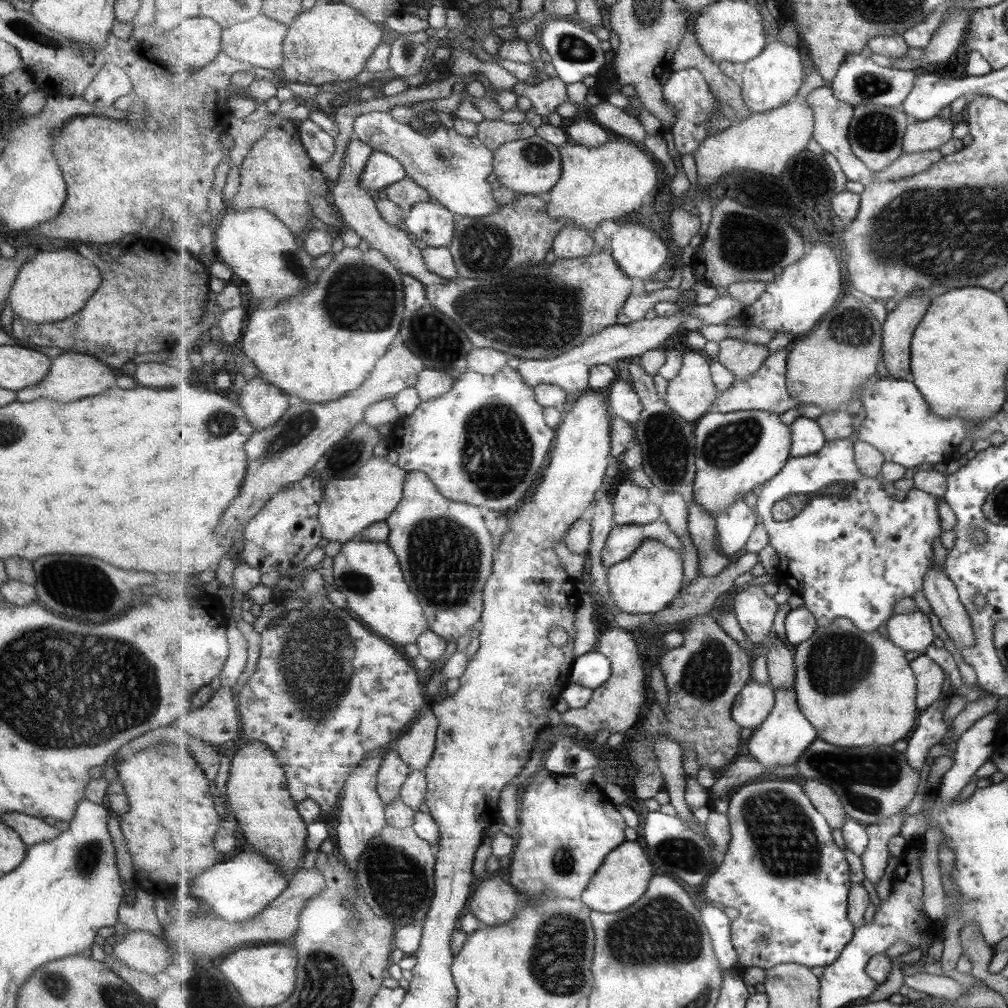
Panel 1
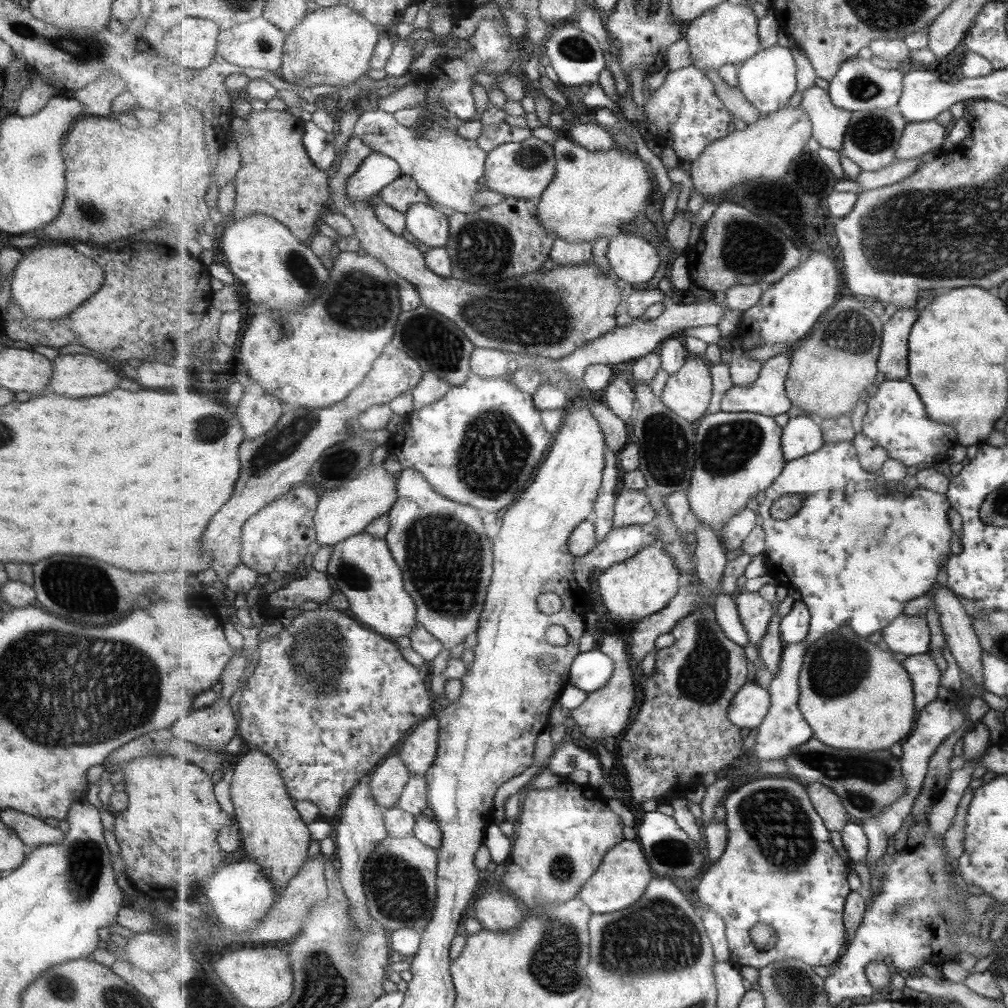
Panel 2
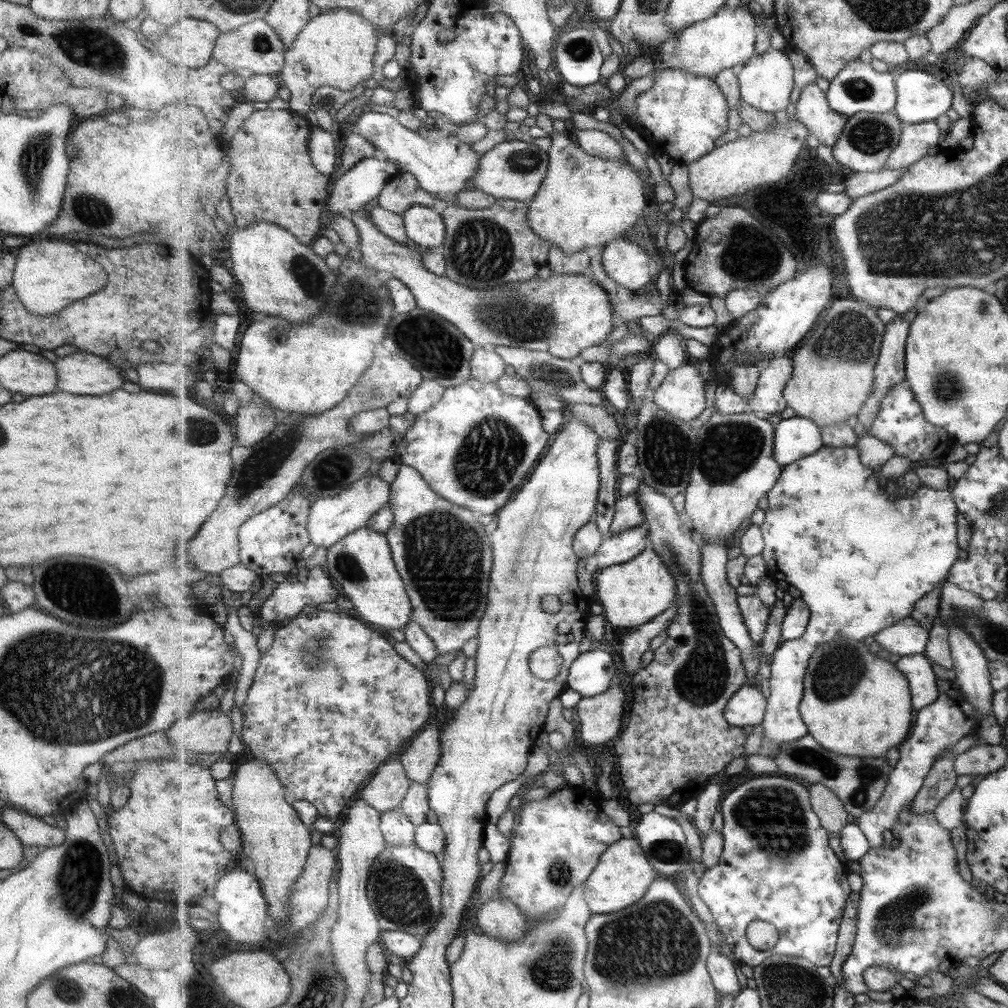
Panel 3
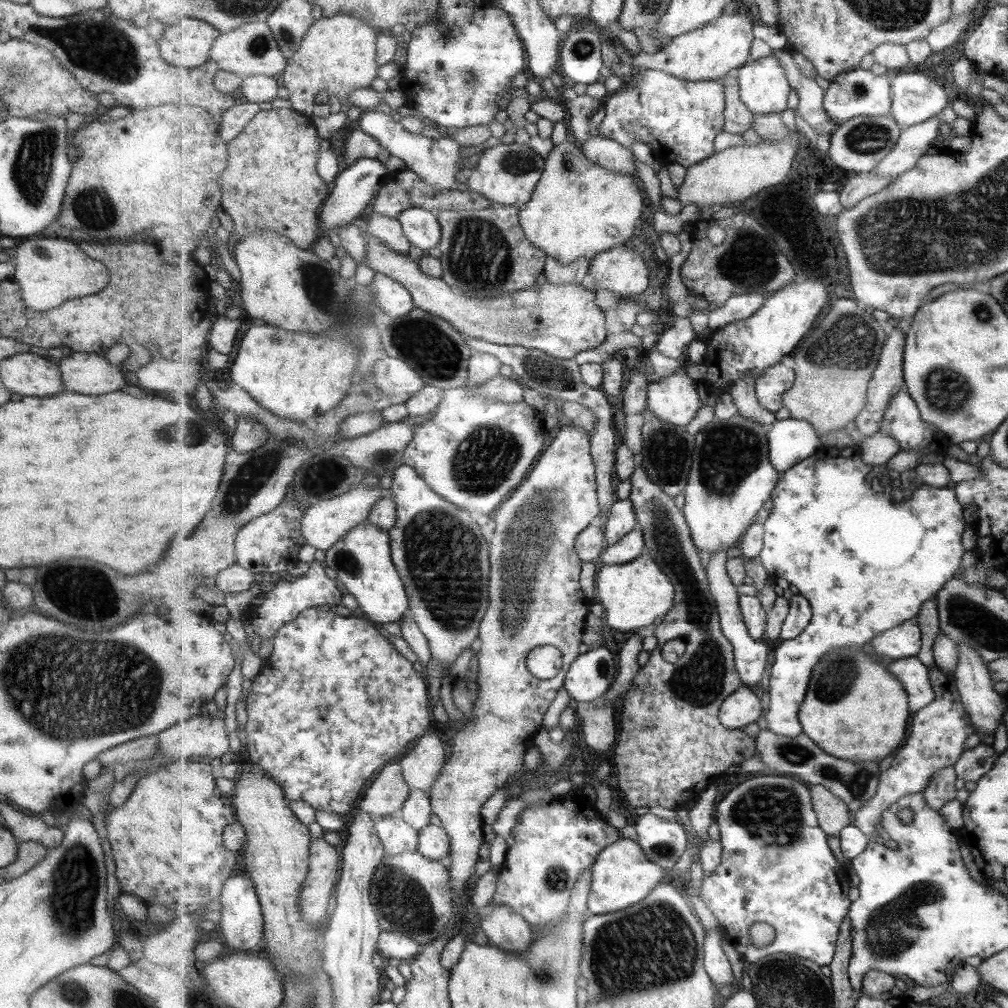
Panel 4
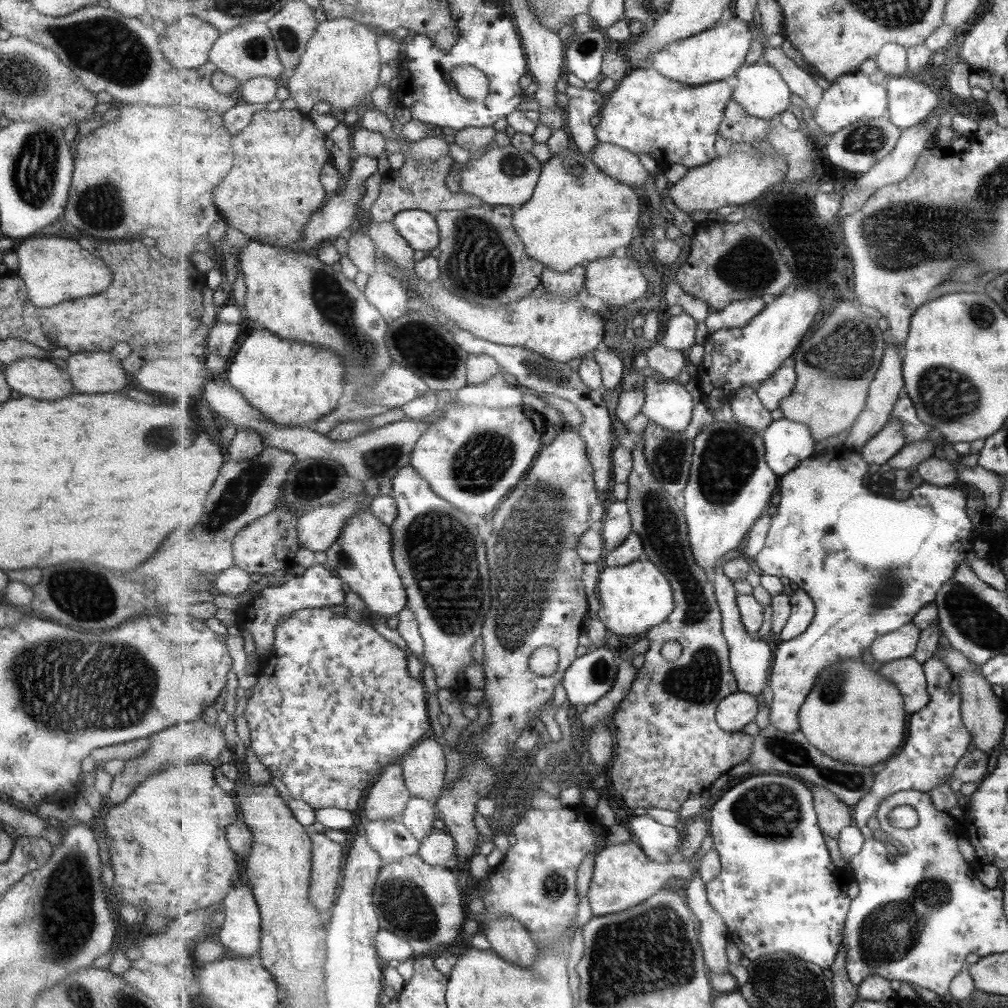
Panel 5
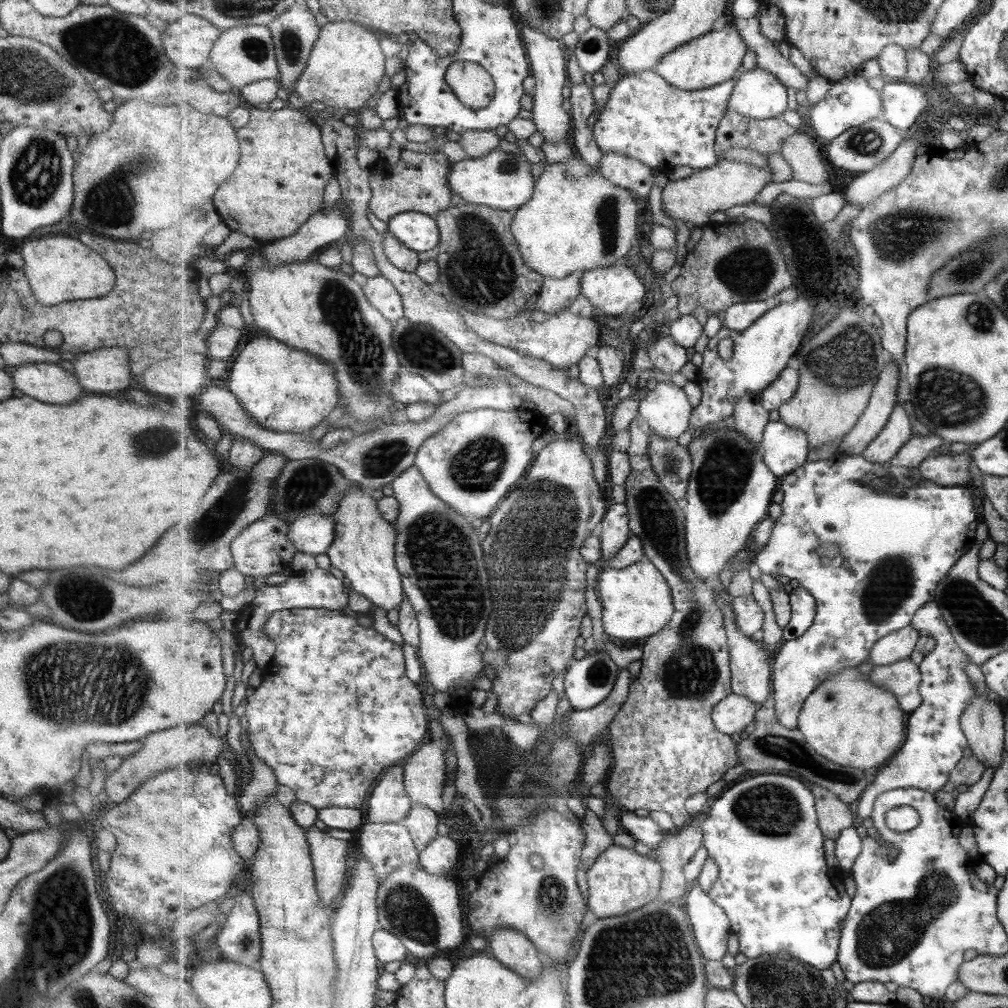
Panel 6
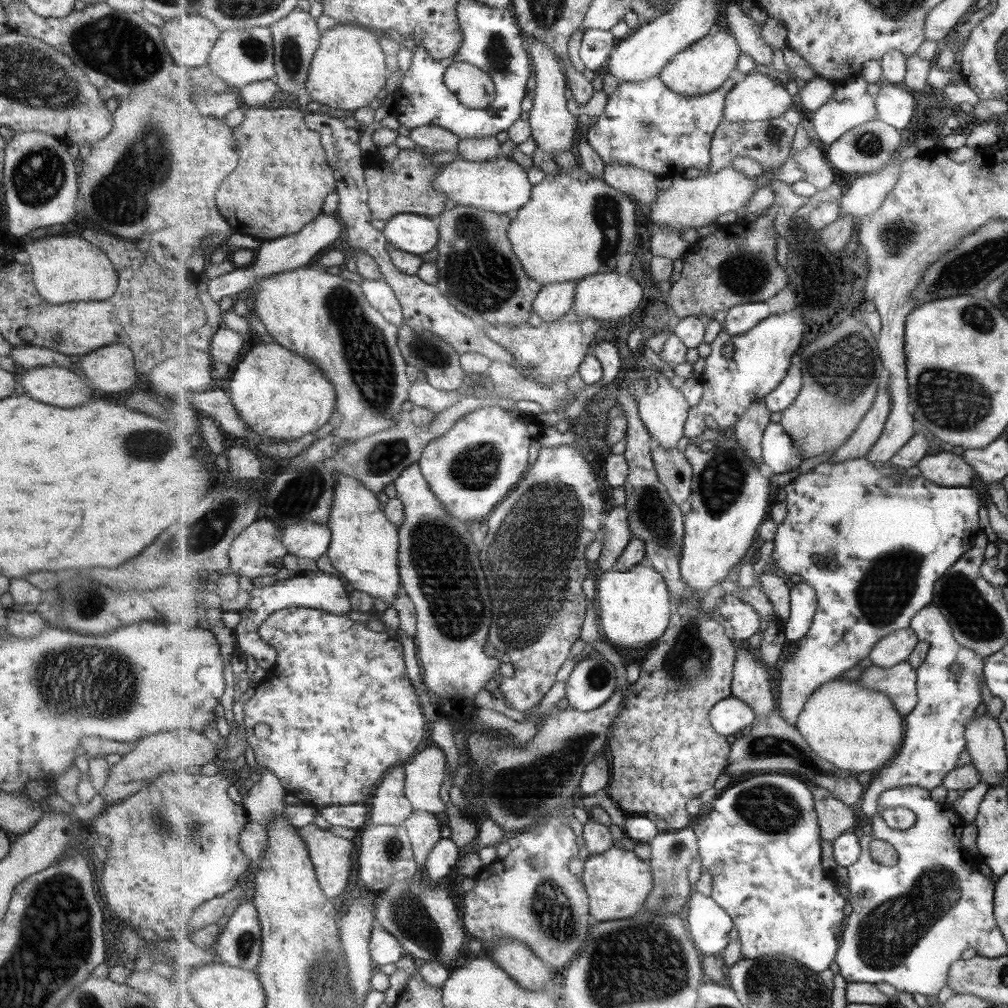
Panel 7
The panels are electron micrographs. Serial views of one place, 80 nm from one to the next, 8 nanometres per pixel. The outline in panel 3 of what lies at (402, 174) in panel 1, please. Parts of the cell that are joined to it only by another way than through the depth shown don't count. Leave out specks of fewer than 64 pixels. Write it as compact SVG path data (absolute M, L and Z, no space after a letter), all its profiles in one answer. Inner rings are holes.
M365 159L340 179L334 180L328 209L334 217L346 217L349 212L359 212L371 200L378 199L385 186L399 174L395 162Z

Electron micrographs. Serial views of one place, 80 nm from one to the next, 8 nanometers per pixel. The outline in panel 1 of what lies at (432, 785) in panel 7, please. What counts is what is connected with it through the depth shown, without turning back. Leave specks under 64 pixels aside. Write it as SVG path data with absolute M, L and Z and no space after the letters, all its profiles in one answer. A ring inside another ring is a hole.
M429 708L397 740L397 752L413 770L426 770L432 761L439 728L440 720Z

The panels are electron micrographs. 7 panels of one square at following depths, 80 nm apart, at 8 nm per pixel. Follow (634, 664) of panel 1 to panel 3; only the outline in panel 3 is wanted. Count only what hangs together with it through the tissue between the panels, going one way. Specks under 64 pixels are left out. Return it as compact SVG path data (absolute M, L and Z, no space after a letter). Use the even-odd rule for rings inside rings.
M616 678L607 692L599 697L583 697L582 702L579 702L576 713L580 720L580 736L587 746L616 741L622 734L627 694L619 682Z

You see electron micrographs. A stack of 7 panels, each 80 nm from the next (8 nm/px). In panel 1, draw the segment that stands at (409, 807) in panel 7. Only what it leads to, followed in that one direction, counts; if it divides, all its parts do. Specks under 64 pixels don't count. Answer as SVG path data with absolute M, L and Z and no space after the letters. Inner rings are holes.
M397 751L387 752L378 774L377 790L386 805L400 797L403 785L413 769L400 757Z

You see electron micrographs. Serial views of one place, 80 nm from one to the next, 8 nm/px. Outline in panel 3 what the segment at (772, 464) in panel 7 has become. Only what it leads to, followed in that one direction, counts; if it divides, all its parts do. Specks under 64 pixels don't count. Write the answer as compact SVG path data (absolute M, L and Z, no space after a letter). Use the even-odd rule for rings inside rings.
M795 415L782 419L776 426L774 457L783 469L825 446L822 429L810 418Z

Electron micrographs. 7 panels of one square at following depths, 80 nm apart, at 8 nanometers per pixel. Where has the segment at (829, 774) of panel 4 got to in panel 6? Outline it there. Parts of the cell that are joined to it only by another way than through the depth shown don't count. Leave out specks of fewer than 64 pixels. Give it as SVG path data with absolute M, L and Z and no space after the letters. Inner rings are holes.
M774 695L769 697L769 701L759 709L754 720L754 731L748 736L741 736L739 740L739 765L751 772L762 774L789 775L793 778L807 780L813 784L819 784L823 788L831 790L848 804L857 802L862 797L865 789L872 783L865 770L857 768L847 768L835 764L821 756L812 746L809 746L805 735L797 728L792 729L781 724L777 718L776 701ZM851 776L851 782L849 782Z

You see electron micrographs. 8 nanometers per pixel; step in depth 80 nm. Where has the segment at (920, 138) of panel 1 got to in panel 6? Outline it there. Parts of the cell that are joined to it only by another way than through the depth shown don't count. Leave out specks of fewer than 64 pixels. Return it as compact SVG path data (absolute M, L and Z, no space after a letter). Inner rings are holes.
M907 138L879 167L855 177L844 192L846 202L867 208L876 198L897 188L912 173L919 146L917 140Z

